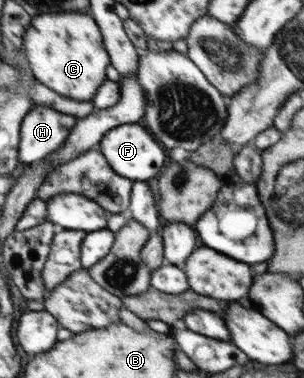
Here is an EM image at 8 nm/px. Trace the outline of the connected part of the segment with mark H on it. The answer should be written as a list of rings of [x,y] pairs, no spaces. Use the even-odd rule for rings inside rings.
[[[34,105],[20,124],[18,159],[21,167],[45,159],[62,148],[78,118]]]

